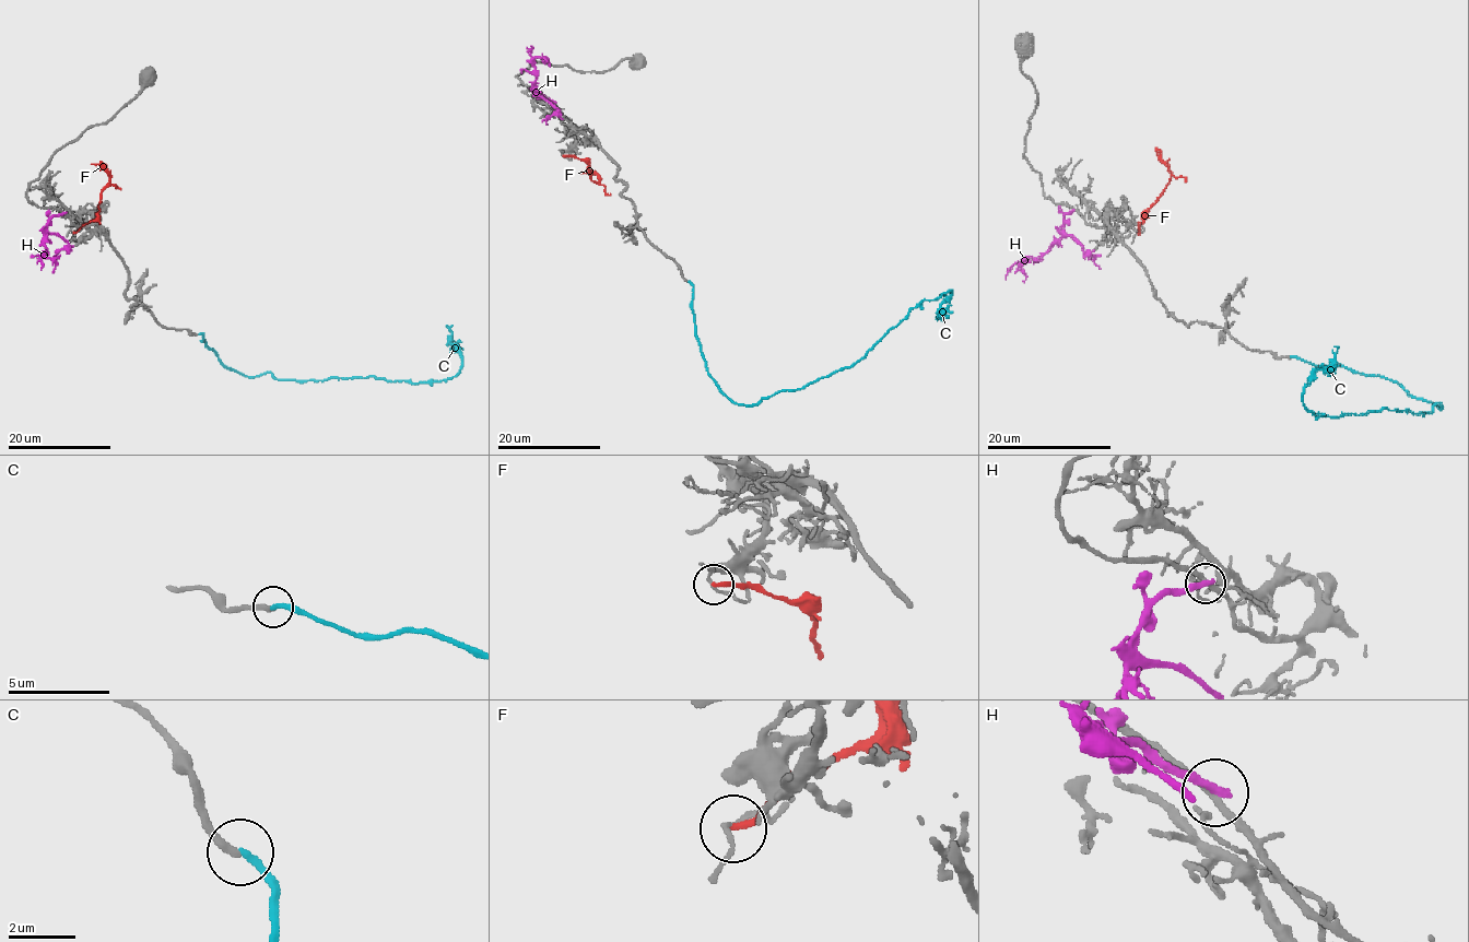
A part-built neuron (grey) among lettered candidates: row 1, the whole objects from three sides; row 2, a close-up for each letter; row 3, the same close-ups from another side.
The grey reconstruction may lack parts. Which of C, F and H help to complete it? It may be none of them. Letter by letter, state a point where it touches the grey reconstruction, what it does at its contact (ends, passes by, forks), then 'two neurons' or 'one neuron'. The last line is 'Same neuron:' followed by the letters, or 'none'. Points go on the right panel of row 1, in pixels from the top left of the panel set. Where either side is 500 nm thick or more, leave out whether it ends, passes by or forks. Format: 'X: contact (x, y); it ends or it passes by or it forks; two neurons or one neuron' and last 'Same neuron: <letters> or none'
C: contact (1291, 356); it ends; one neuron
F: contact (1138, 234); it ends; two neurons
H: contact (1073, 211); it ends; two neurons
Same neuron: C

